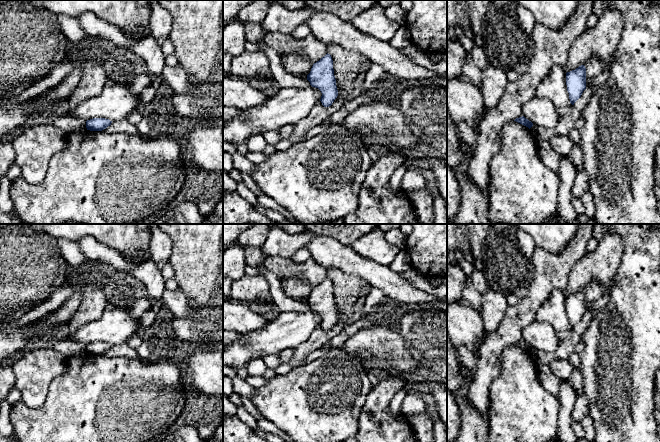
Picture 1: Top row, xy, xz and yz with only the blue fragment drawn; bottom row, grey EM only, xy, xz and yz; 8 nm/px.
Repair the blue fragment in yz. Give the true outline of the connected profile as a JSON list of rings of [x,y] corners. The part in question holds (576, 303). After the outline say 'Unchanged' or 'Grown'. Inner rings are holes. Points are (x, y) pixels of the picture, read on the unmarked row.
[[[584,289],[566,297],[566,309],[570,327],[574,329],[586,313],[586,292]]]. Unchanged

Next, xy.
[[[93,342],[86,345],[86,352],[90,355],[102,355],[110,350],[112,345],[105,342]]]. Unchanged

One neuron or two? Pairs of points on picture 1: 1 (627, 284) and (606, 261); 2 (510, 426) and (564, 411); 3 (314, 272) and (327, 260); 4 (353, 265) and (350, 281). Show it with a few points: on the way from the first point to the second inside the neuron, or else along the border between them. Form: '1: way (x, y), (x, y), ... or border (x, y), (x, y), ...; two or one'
1: border (623, 250), (618, 271), (613, 277); two
2: border (559, 398), (560, 405), (556, 431); two
3: border (311, 257), (325, 269); two
4: border (329, 267), (356, 274), (368, 283); two

